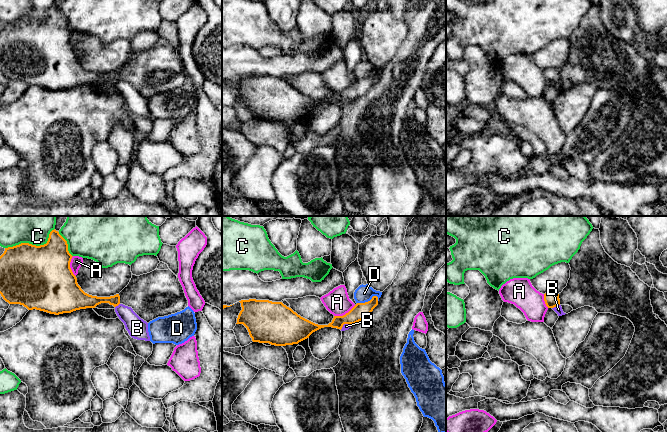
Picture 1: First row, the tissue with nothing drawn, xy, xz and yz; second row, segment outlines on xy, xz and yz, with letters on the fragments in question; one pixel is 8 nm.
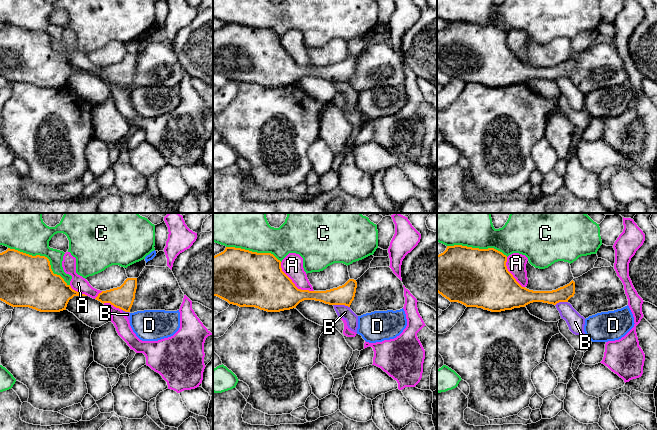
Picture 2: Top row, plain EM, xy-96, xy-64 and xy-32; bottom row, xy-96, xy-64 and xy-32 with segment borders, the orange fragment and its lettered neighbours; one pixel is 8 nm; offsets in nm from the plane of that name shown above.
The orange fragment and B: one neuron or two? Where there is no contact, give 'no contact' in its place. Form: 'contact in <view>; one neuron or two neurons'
contact in yz; two neurons

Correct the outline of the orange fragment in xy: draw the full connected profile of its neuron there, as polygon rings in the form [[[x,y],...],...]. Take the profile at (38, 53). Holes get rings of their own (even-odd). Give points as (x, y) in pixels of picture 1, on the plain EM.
[[[55,5],[49,10],[46,20],[36,22],[29,19],[5,24],[0,32],[0,70],[9,80],[20,80],[28,86],[40,86],[50,90],[71,89],[76,86],[95,84],[101,79],[109,79],[114,83],[120,80],[120,72],[97,73],[85,69],[77,59],[77,54],[70,44],[72,31],[68,27],[67,17]]]

